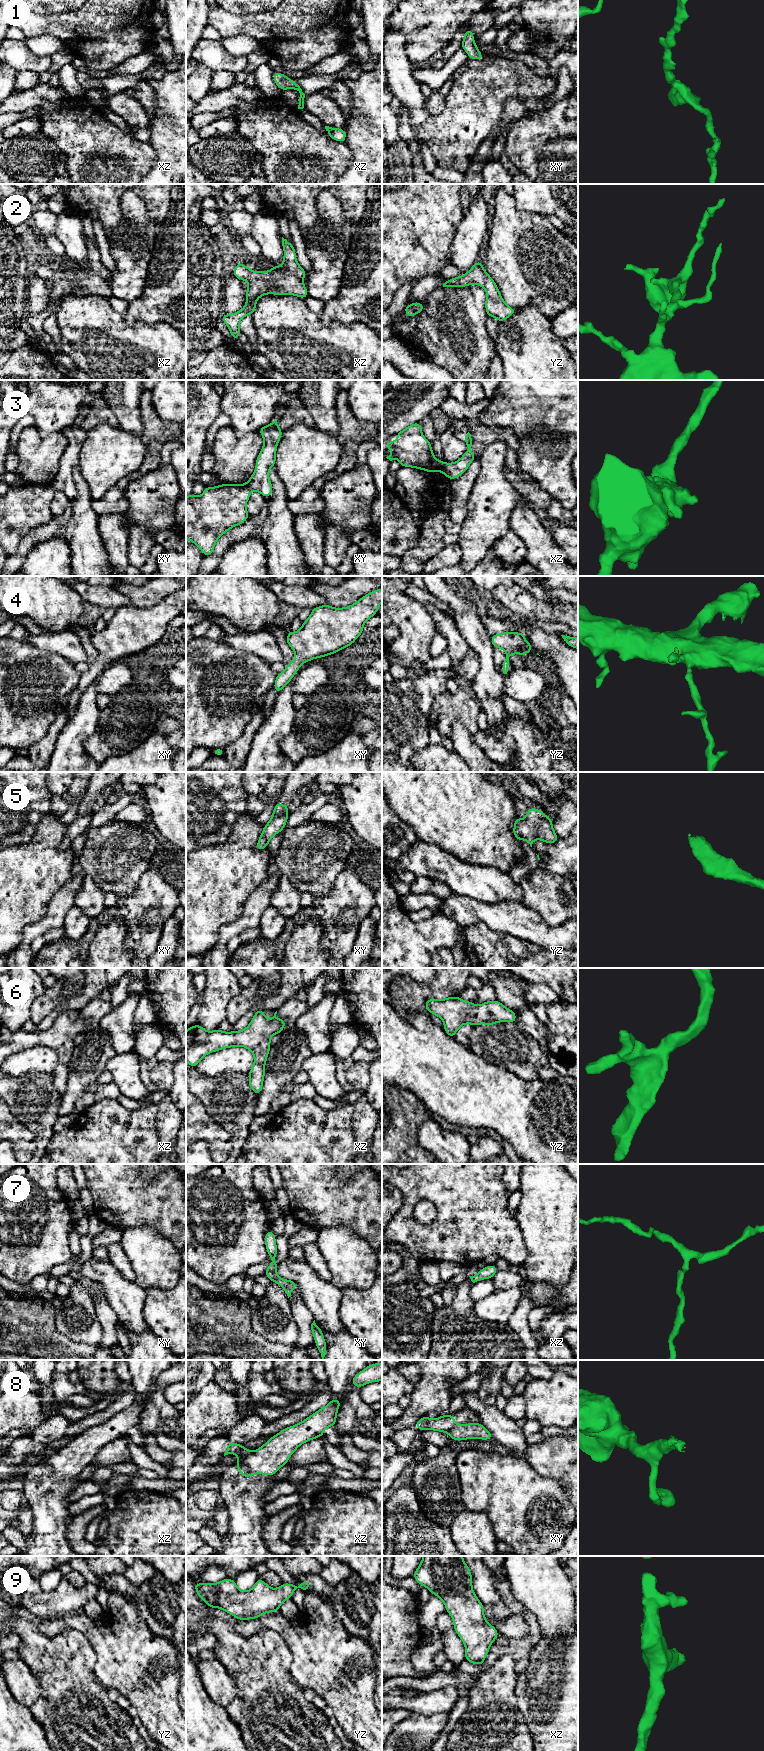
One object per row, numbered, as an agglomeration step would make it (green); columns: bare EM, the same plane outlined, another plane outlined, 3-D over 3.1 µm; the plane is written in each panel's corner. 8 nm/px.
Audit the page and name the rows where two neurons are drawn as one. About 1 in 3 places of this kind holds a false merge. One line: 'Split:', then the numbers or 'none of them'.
Split: 3, 8

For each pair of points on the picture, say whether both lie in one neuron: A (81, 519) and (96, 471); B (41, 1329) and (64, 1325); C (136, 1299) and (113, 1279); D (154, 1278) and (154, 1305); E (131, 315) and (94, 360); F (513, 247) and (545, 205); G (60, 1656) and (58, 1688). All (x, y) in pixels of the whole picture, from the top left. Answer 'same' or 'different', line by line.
A: different
B: different
C: same
D: different
E: different
F: different
G: same

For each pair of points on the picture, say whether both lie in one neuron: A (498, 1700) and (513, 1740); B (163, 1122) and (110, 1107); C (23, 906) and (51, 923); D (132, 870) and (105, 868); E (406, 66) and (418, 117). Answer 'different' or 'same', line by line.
A: same
B: different
C: different
D: same
E: same

